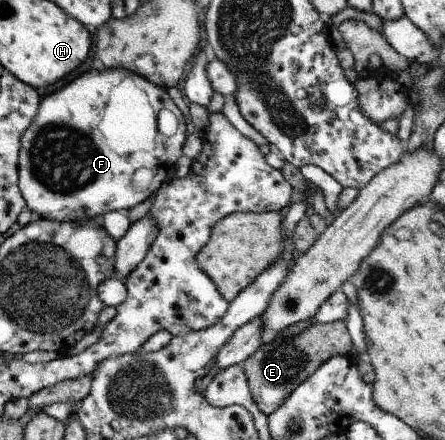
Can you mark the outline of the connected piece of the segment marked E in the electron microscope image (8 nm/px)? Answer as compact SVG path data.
M336 320L331 323L315 323L314 325L306 328L302 333L296 336L286 336L286 334L277 334L274 338L266 338L264 342L250 355L245 362L245 374L248 378L250 392L254 402L258 405L260 410L270 416L275 410L278 410L282 404L286 402L291 392L298 388L308 376L312 376L323 362L326 362L330 356L336 354L348 354L353 356L352 339L348 332L348 327L344 320Z

